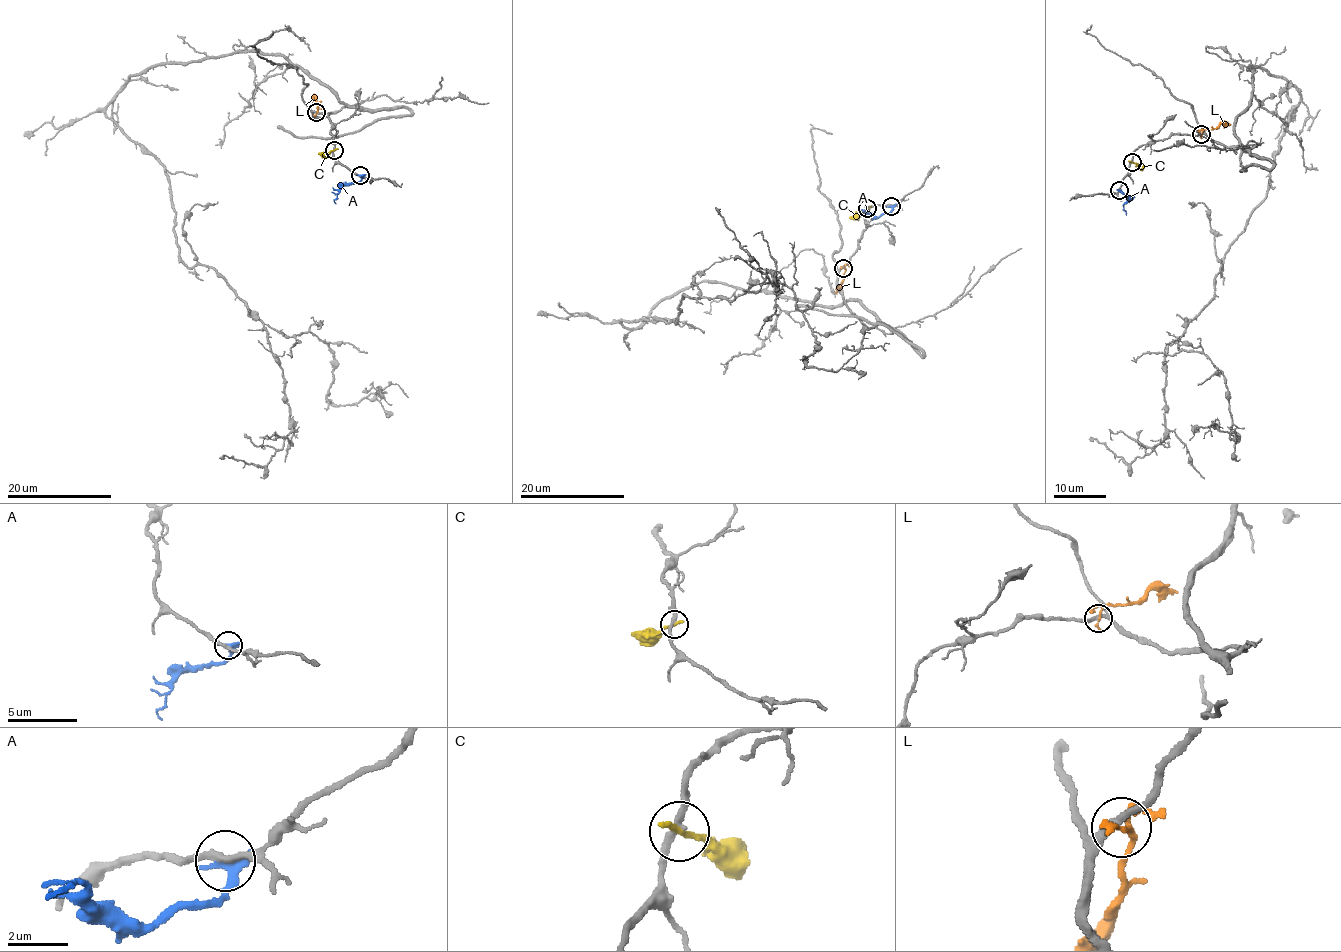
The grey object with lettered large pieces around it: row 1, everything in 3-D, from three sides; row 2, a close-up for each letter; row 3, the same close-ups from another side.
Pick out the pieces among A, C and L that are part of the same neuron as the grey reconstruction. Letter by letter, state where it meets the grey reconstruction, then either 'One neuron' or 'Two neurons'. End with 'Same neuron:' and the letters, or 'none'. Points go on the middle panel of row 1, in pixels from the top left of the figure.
A: Touches grey at (891, 206). Two neurons
C: Touches grey at (867, 208). Two neurons
L: Touches grey at (843, 268). Two neurons
Same neuron: none

